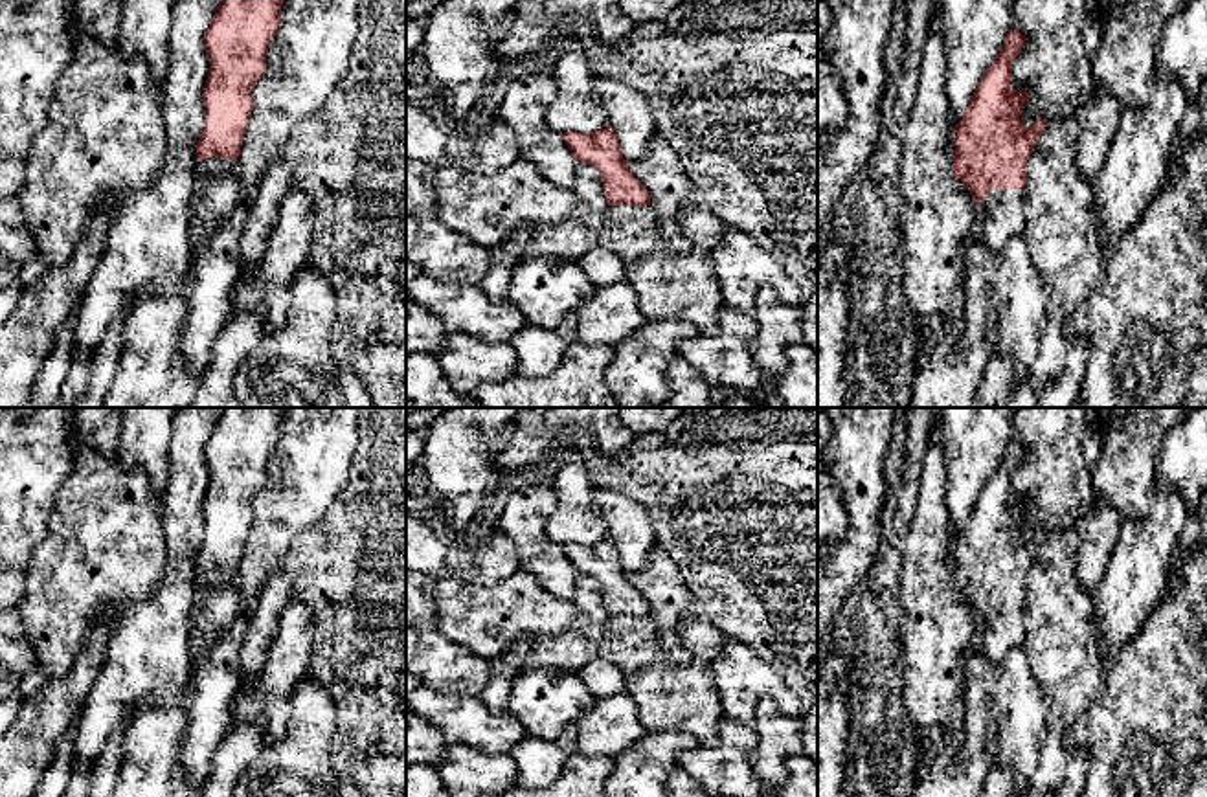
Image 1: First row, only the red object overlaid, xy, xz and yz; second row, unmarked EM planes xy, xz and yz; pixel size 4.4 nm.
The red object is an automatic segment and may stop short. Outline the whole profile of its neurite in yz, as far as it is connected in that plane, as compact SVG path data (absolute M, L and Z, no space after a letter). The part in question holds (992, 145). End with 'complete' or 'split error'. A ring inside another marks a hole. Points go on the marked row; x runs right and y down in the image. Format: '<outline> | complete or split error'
M1010 29L1005 46L985 72L953 130L953 176L968 187L976 200L976 211L983 213L983 241L992 255L999 255L1016 233L1023 233L1027 160L1047 125L1042 118L1032 127L1025 127L1020 119L1029 94L1025 88L1014 94L1010 75L1012 62L1021 48L1025 48L1025 37L1018 29Z | split error

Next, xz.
M612 127L588 134L564 132L562 138L577 163L588 163L599 171L608 206L650 206L650 195L628 171Z | complete

